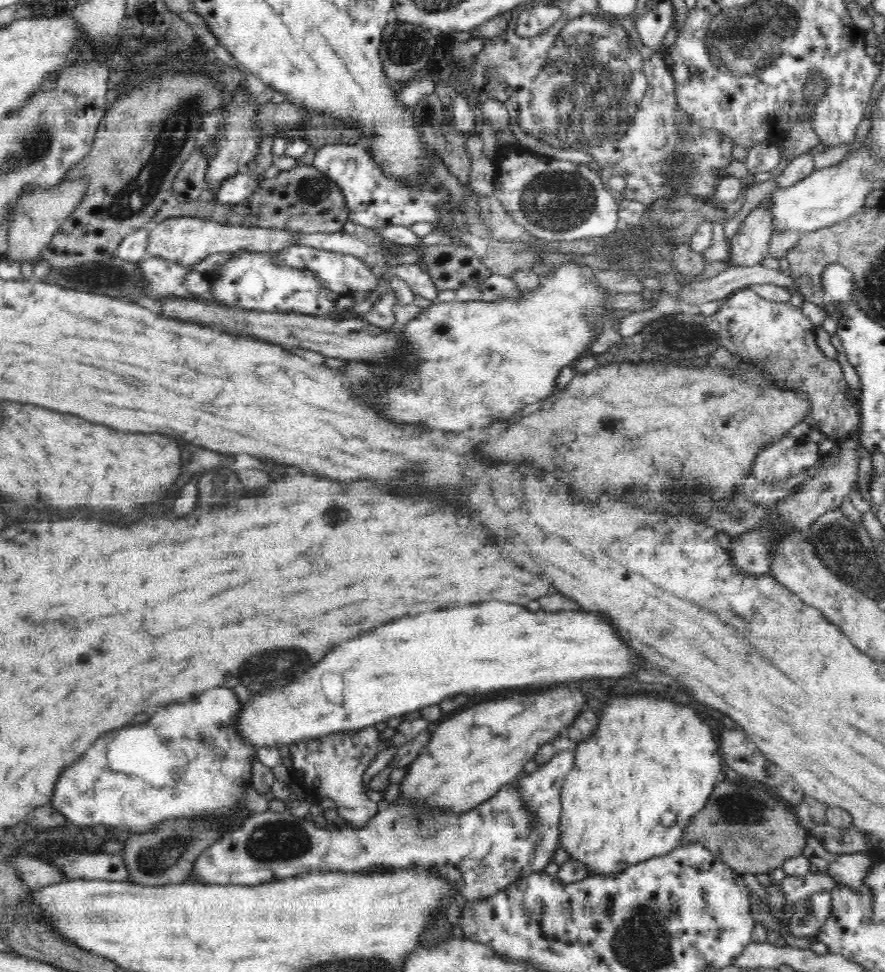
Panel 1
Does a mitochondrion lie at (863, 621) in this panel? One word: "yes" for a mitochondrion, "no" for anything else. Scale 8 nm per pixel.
no

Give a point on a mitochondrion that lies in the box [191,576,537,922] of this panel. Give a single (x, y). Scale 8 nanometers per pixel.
(273, 841)

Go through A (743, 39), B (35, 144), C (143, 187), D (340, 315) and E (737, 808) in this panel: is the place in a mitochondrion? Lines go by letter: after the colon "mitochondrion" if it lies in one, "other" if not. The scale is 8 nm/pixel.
A: mitochondrion
B: mitochondrion
C: mitochondrion
D: other
E: mitochondrion

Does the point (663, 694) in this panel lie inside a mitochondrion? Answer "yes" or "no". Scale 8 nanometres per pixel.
no

